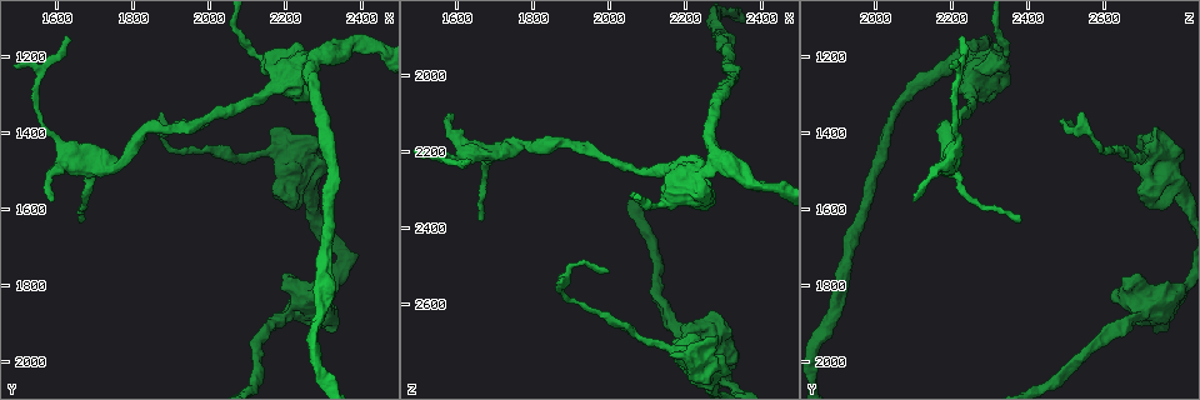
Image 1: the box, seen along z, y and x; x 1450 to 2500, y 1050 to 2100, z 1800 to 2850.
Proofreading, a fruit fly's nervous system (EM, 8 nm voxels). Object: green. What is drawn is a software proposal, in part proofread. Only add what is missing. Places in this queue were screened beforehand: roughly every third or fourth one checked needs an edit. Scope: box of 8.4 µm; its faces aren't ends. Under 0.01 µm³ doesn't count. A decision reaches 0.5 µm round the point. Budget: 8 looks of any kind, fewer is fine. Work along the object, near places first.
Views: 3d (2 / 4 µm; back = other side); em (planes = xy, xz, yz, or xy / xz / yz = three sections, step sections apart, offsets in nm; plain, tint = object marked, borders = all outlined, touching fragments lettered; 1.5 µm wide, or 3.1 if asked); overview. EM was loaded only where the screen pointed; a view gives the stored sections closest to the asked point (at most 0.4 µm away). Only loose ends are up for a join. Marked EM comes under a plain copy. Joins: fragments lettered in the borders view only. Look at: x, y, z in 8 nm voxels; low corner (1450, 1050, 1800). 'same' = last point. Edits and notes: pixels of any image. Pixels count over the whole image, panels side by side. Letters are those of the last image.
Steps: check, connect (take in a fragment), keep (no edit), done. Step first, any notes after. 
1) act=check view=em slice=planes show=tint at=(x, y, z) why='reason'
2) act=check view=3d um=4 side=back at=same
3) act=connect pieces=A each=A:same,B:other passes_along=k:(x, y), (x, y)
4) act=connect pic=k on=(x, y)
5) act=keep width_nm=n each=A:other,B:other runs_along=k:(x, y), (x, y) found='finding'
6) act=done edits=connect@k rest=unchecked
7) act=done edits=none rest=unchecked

act=check view=3d um=4 at=(1655, 1630, 2385) why='branch stops here'

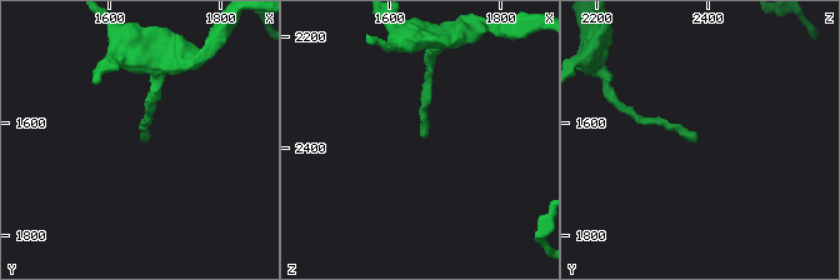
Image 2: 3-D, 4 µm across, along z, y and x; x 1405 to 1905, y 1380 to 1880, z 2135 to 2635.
act=check view=em slice=xy step=4 show=tint at=(1655, 1625, 2380)

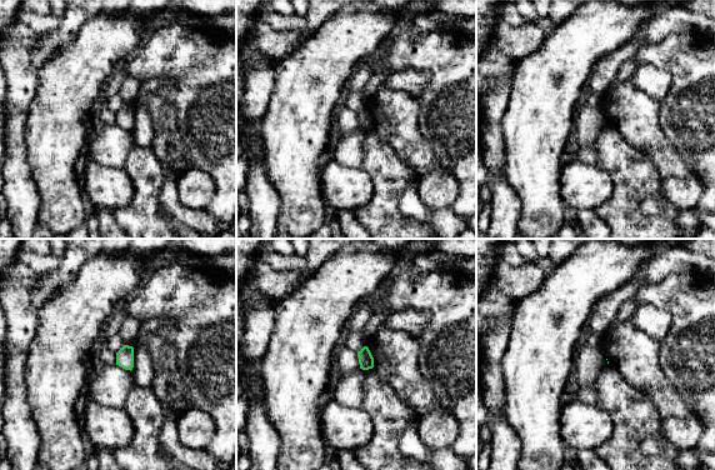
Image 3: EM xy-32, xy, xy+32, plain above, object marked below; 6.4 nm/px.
act=check view=em slice=planes show=borders at=same why='cut it another way'

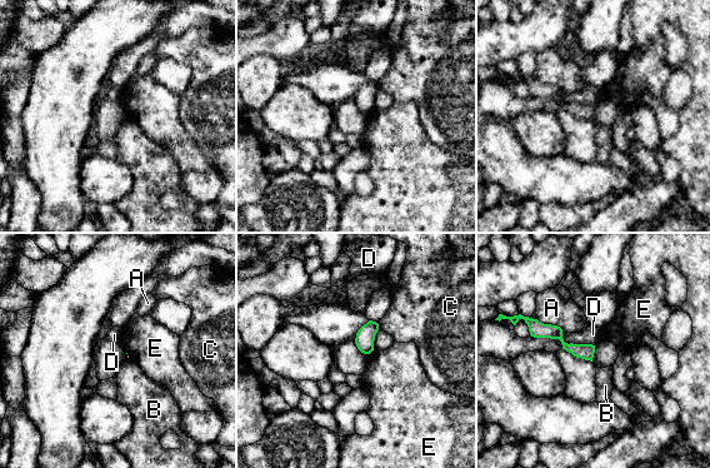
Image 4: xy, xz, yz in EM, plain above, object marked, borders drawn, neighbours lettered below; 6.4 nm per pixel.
act=keep each=A:other,B:other,C:other,D:other,E:other found='none of them fits'

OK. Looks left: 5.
act=check view=em slice=yz step=4 show=borders at=(1590, 1580, 2105) why='an open end'

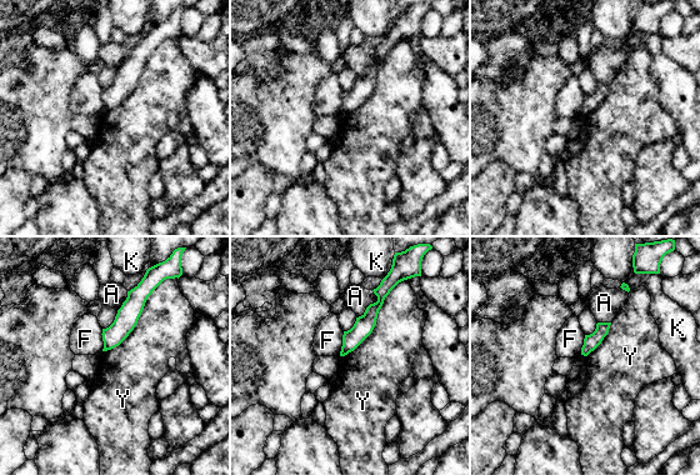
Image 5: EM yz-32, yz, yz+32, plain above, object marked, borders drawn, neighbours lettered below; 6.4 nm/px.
act=check view=em slice=planes show=borders at=same why='another direction'

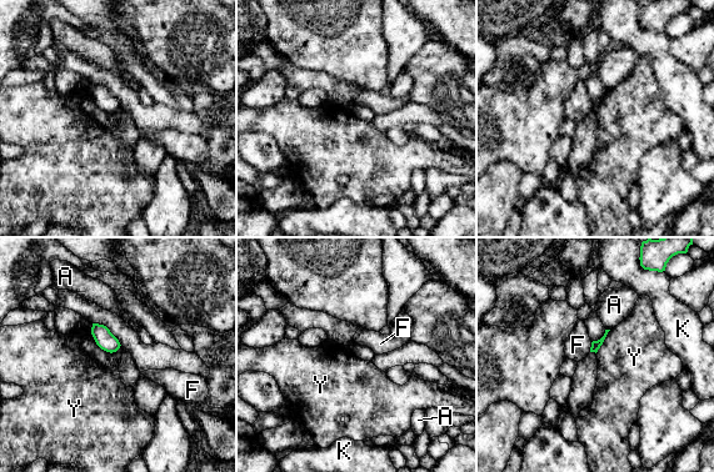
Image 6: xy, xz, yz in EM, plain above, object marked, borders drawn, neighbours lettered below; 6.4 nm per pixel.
act=keep each=A:other,F:other,K:other,Y:other border=6:(90, 332), (101, 349), (120, 347) found='none of them fits'

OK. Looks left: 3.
act=check view=em slice=xz step=4 show=borders at=(2325, 1925, 2760) why='stops while still wide'

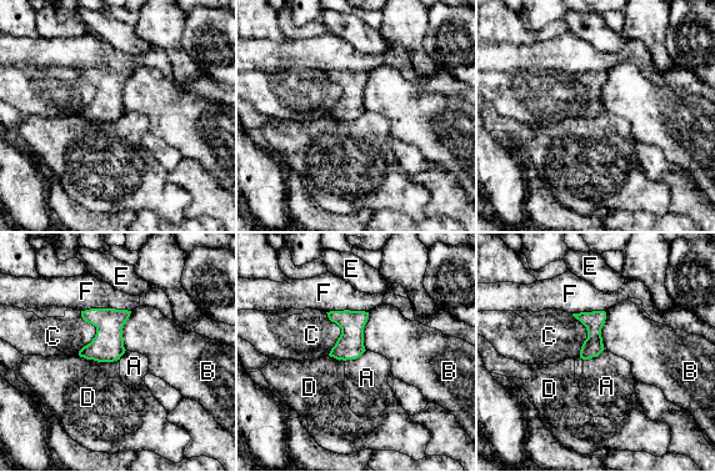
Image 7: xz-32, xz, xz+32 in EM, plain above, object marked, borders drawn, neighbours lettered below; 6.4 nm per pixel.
act=check view=em slice=planes show=borders at=same why='cut it another way'

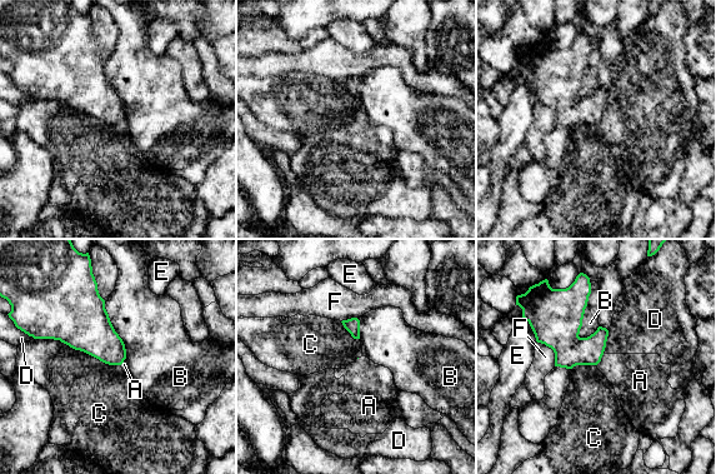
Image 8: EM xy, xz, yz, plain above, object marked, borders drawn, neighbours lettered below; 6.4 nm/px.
act=keep each=A:other,B:other,C:other,D:other,E:other,F:other border=8:(35, 338), (59, 339), (120, 365) found='none of them fits'

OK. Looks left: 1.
act=done edits=none rest=unchecked

